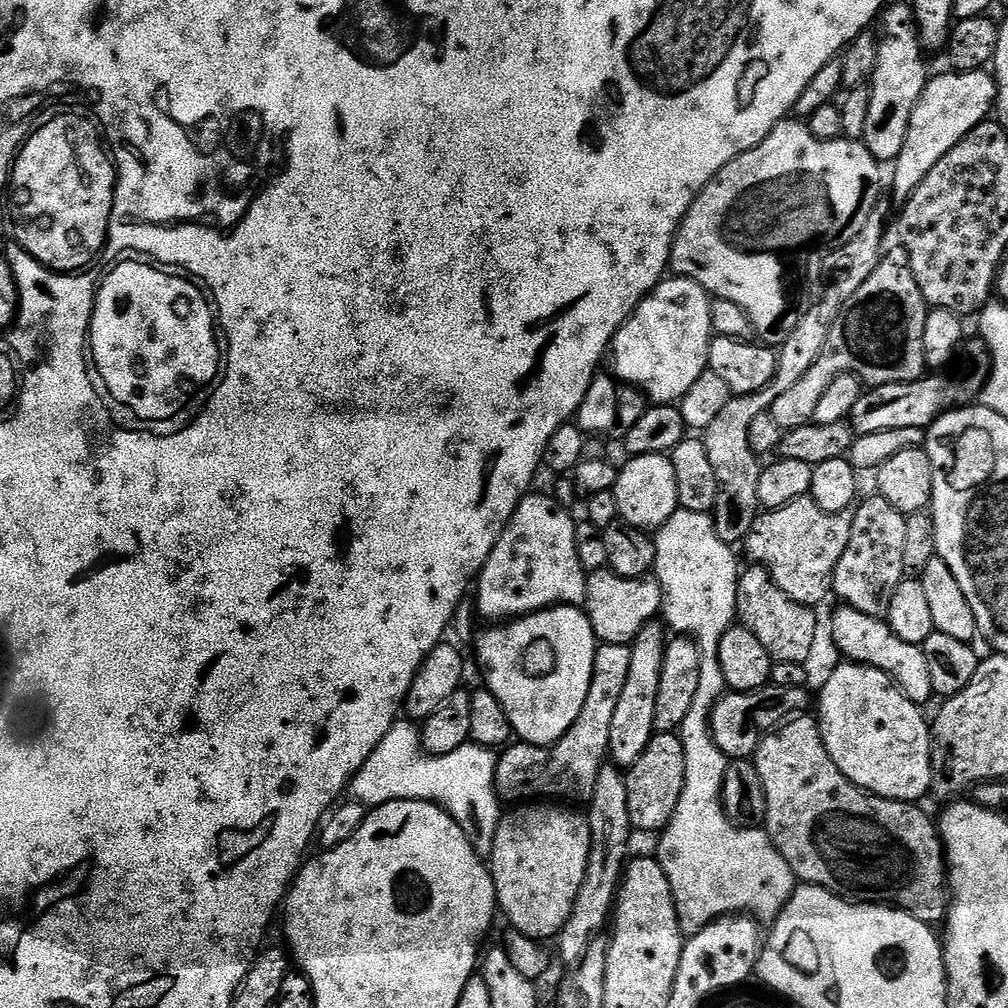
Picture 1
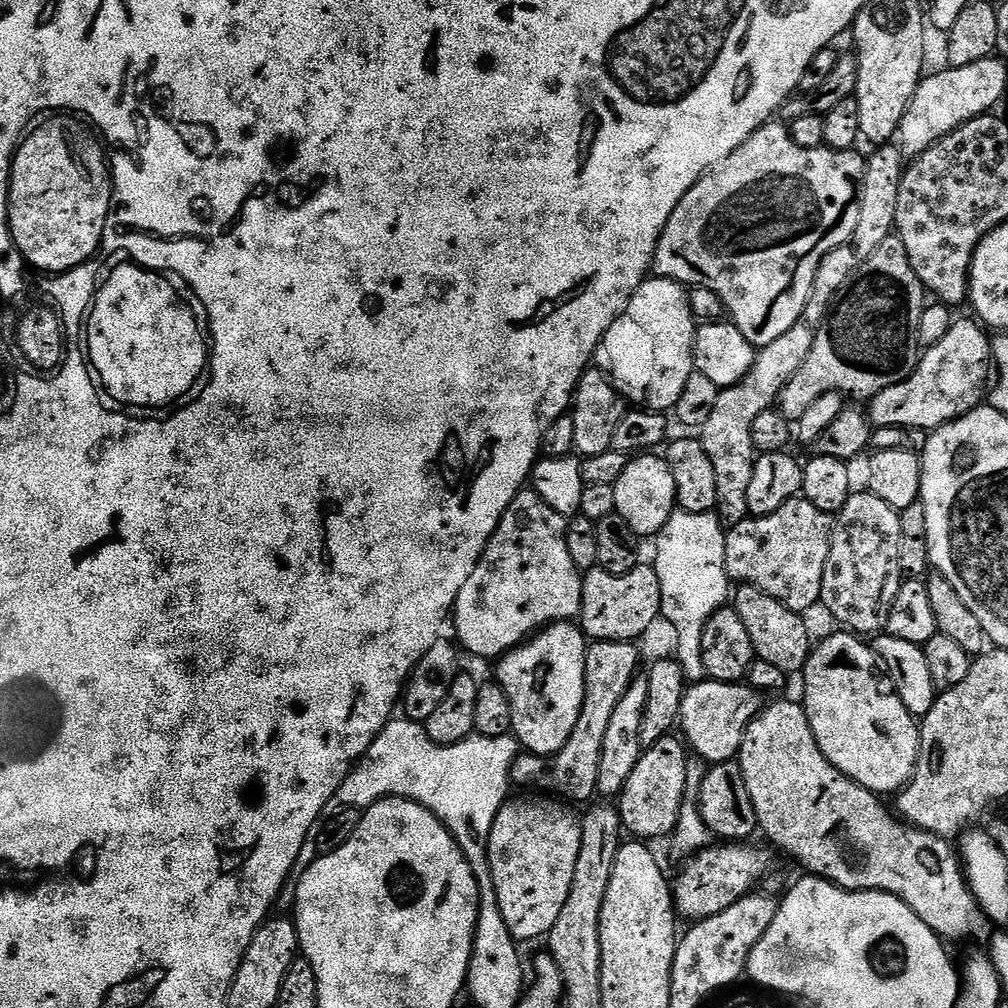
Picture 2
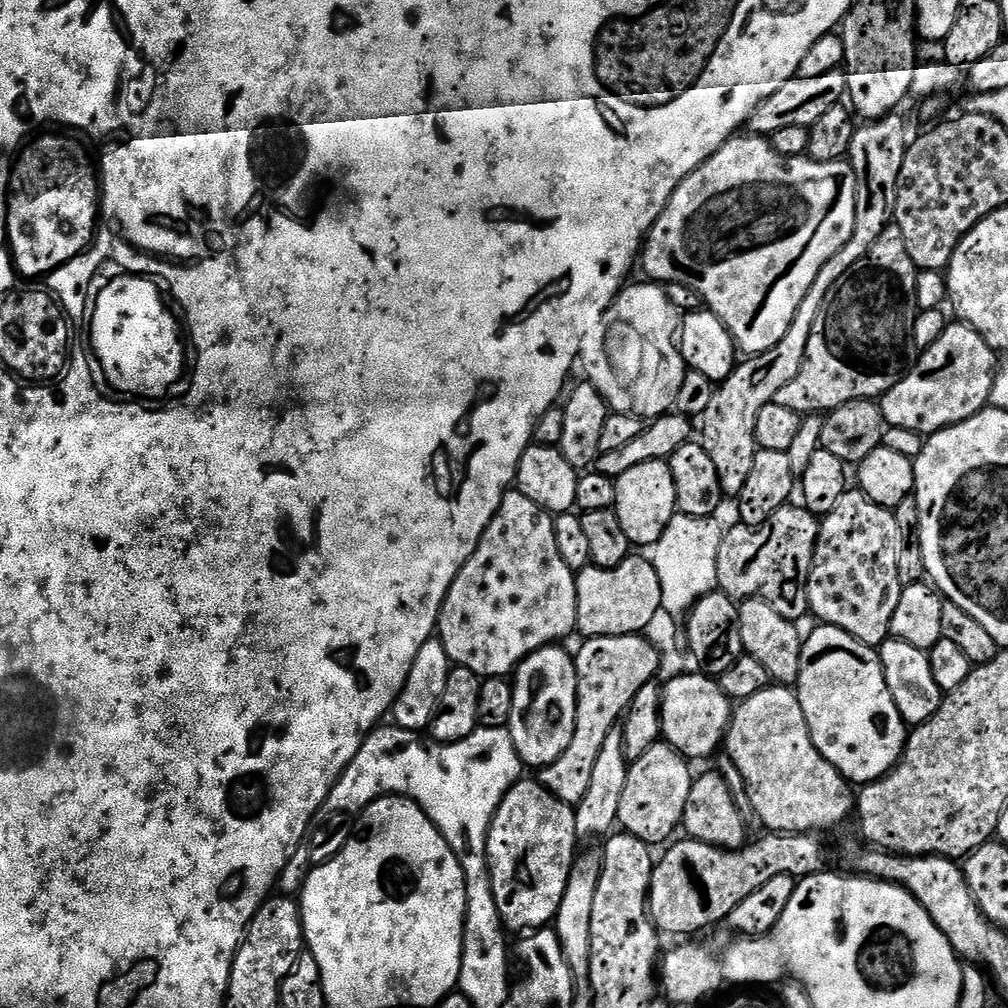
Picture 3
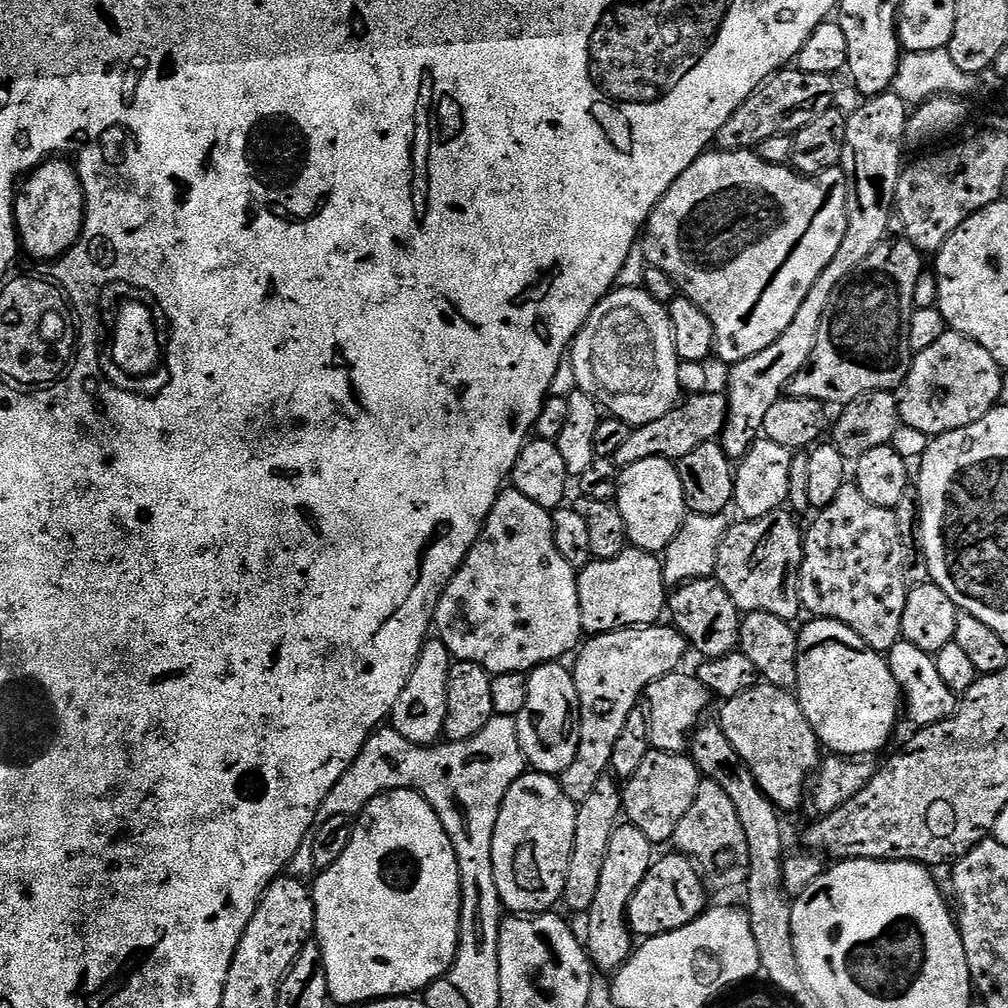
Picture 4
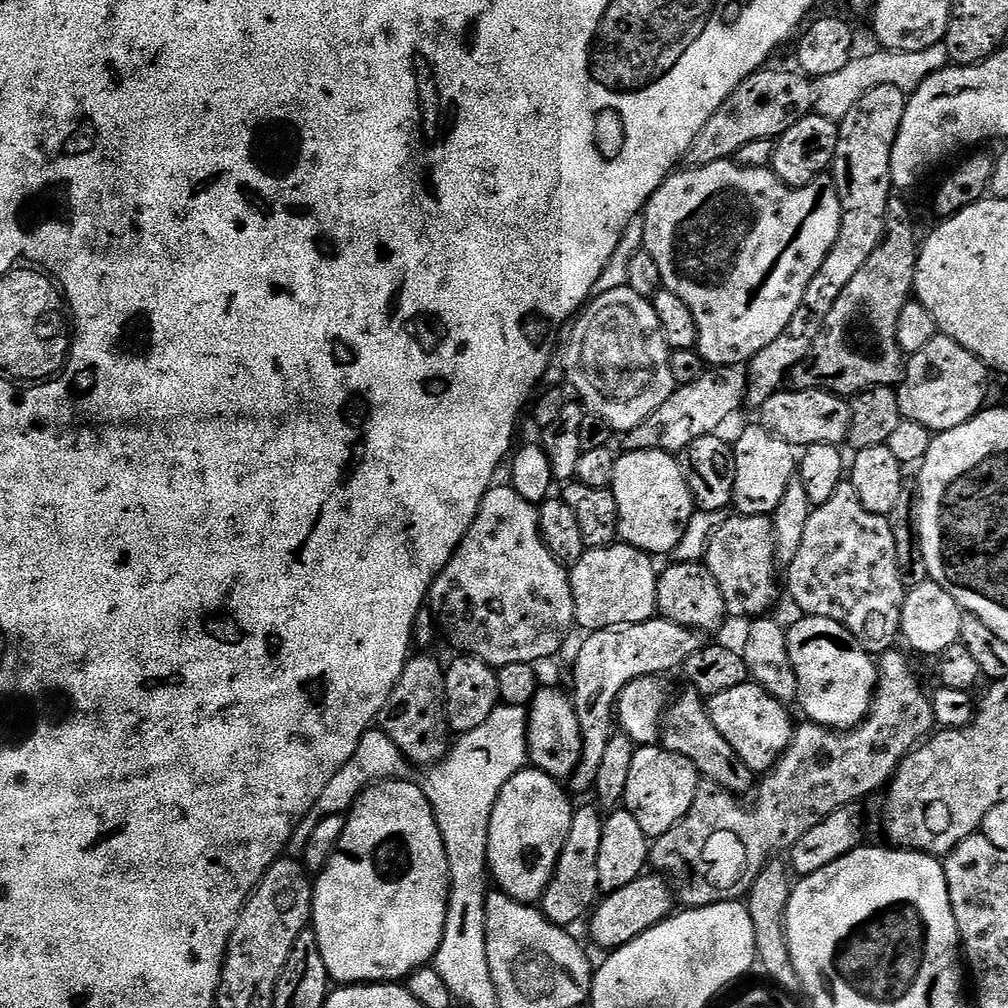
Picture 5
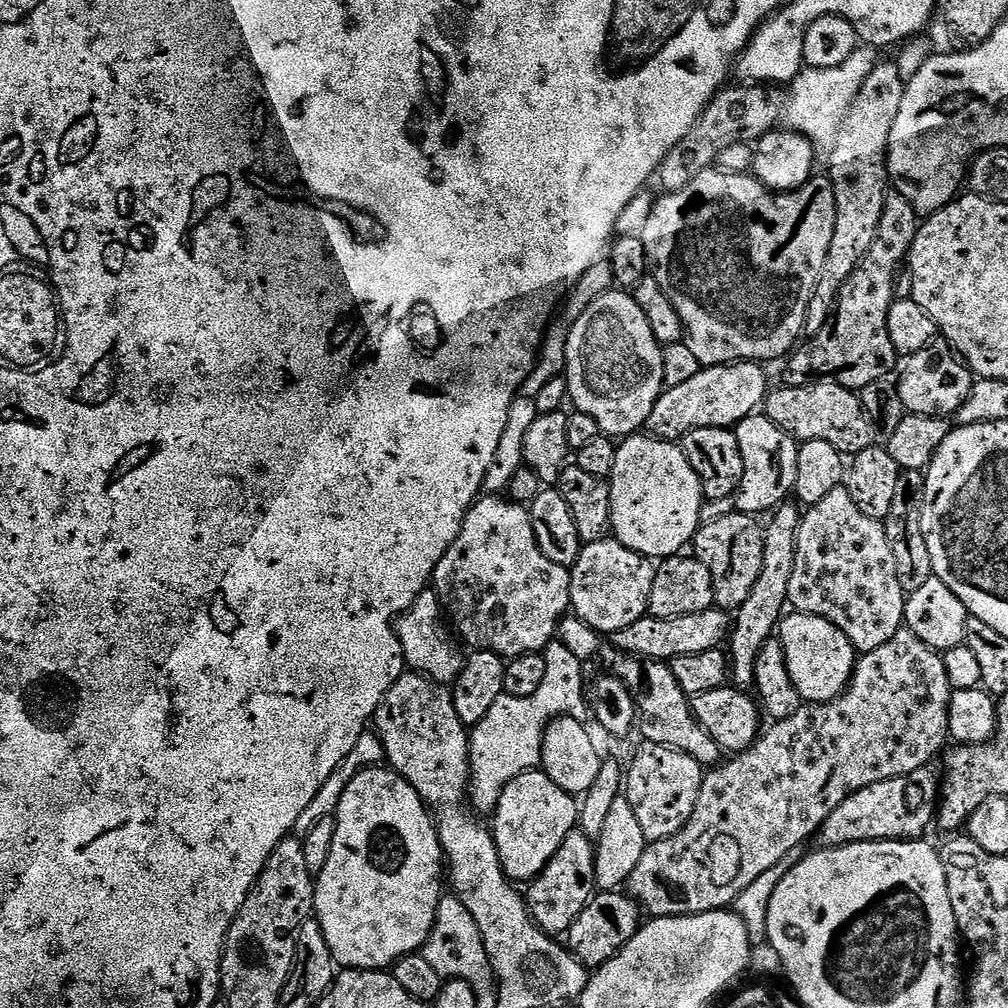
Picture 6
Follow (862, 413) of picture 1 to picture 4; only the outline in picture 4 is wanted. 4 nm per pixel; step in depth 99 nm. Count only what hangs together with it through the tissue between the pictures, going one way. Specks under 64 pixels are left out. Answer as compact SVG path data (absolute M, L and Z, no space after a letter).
M945 330L942 338L934 342L934 346L926 346L926 350L915 353L912 365L902 387L898 392L900 402L900 422L906 426L914 426L914 430L922 430L929 438L944 436L947 432L962 430L982 419L987 412L1000 404L1000 391L1006 383L1002 369L994 358L990 358L987 350L982 350L978 342L966 338L961 332Z

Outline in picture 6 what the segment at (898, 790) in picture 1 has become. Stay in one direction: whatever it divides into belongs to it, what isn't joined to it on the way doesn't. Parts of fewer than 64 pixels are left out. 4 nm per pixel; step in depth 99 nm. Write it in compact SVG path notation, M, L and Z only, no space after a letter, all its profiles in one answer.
M793 611L781 619L778 638L786 650L787 666L801 701L825 704L837 700L848 689L852 674L858 667L858 653L850 638L846 638L846 634L838 630L838 626L834 626L826 618Z

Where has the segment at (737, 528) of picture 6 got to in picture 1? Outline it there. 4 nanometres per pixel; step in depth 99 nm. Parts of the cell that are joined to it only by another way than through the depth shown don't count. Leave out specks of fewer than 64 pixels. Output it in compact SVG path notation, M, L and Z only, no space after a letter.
M811 495L798 498L781 508L761 511L754 526L750 526L750 534L742 541L743 547L748 547L748 556L753 565L762 567L774 578L774 582L782 591L794 598L794 602L817 606L832 592L832 571L838 566L838 558L846 551L850 542L852 529L851 511L830 514L824 512L812 501Z

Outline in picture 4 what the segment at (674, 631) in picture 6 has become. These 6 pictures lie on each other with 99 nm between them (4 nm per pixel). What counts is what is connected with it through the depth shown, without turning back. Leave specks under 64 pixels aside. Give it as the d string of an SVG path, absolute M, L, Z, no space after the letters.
M657 622L647 626L641 626L638 628L619 628L613 632L601 632L593 635L591 638L583 641L582 647L575 653L574 659L576 659L576 665L571 665L570 671L574 682L576 683L576 689L578 690L578 702L580 703L580 741L578 742L578 750L574 754L574 762L570 762L570 766L566 766L566 770L560 773L558 779L562 790L570 797L570 799L579 806L580 803L593 792L594 786L598 786L598 782L609 771L612 755L614 754L614 742L618 742L618 734L622 734L622 726L626 726L626 718L630 718L630 714L638 707L638 701L643 697L644 690L650 686L650 682L654 682L658 678L662 678L666 674L677 671L681 667L680 664L684 660L684 655L690 652L690 645L686 637L682 635L675 628L675 626L667 626L663 628L663 623Z

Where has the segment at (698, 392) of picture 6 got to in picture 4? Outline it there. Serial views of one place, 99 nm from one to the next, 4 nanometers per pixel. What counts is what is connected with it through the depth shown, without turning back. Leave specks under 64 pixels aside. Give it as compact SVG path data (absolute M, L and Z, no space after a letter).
M715 390L689 395L681 399L675 408L662 414L662 418L654 418L654 422L644 424L641 428L632 428L626 442L622 442L622 447L614 453L611 460L621 470L634 466L634 462L642 462L645 458L666 458L679 462L686 458L686 454L690 454L690 450L702 446L702 442L716 440L727 417L727 395L720 393L719 396Z

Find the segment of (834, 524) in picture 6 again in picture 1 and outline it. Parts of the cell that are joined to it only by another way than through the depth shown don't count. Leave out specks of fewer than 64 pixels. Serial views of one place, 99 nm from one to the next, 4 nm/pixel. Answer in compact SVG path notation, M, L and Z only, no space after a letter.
M872 494L869 500L861 499L852 515L850 542L838 566L832 571L832 592L841 605L862 610L862 614L887 617L894 590L906 579L902 554L906 550L906 522L904 516L886 498Z

